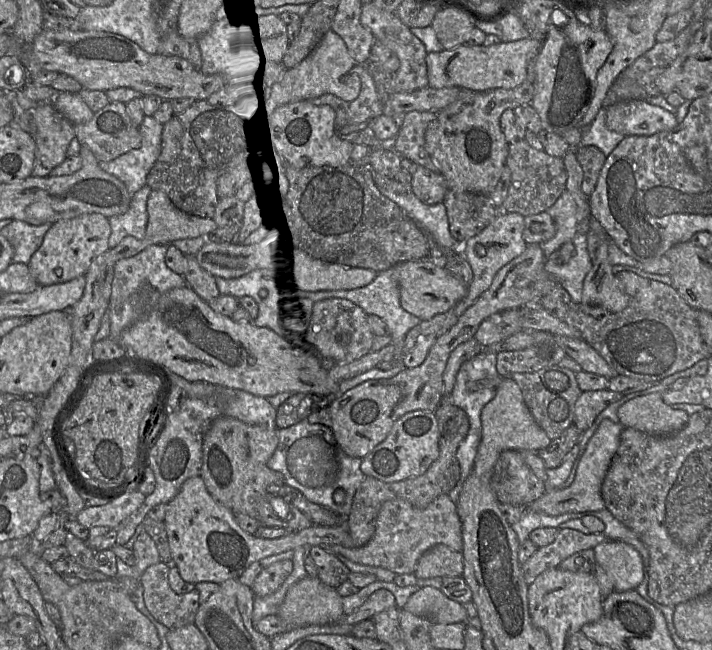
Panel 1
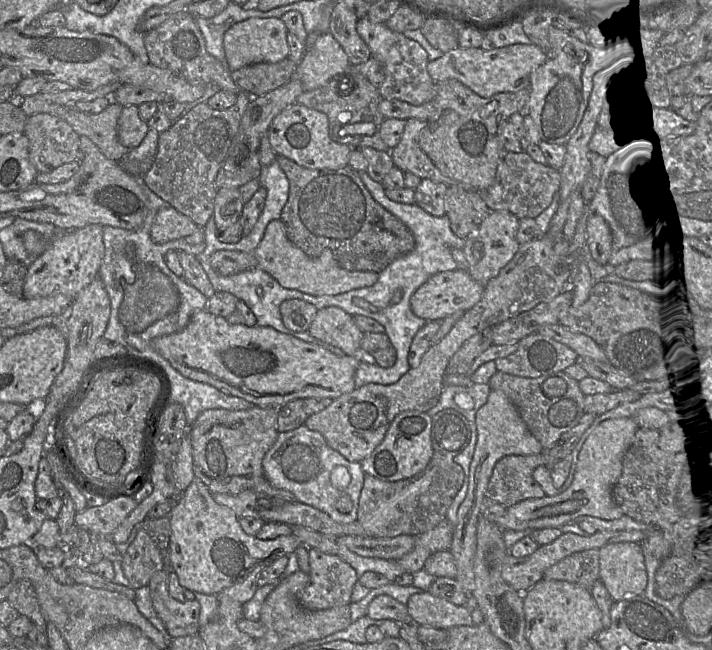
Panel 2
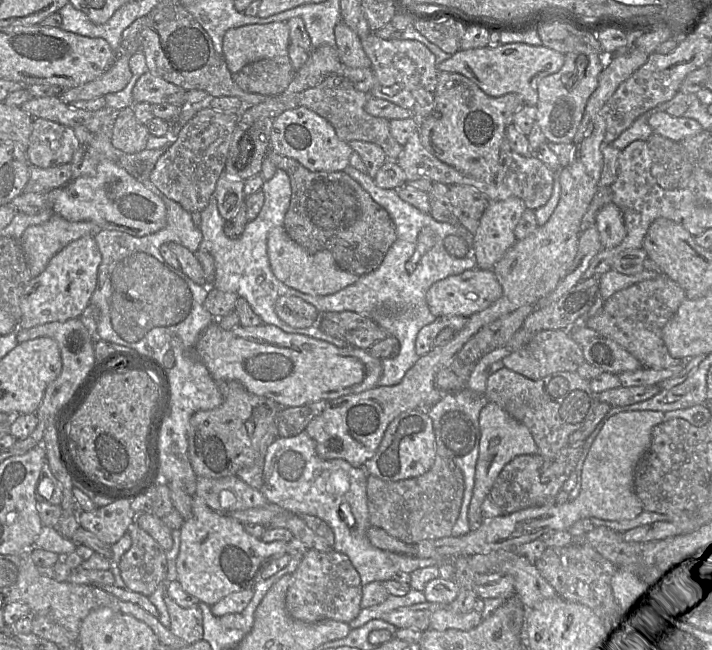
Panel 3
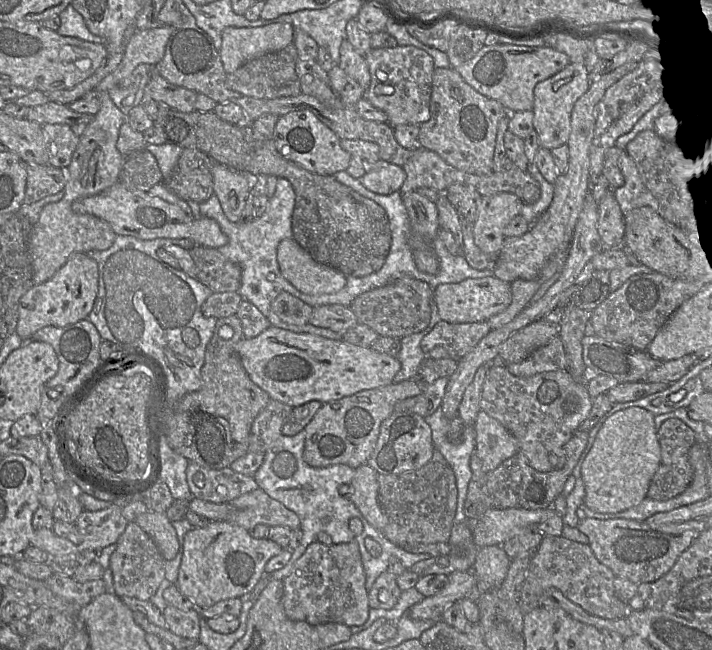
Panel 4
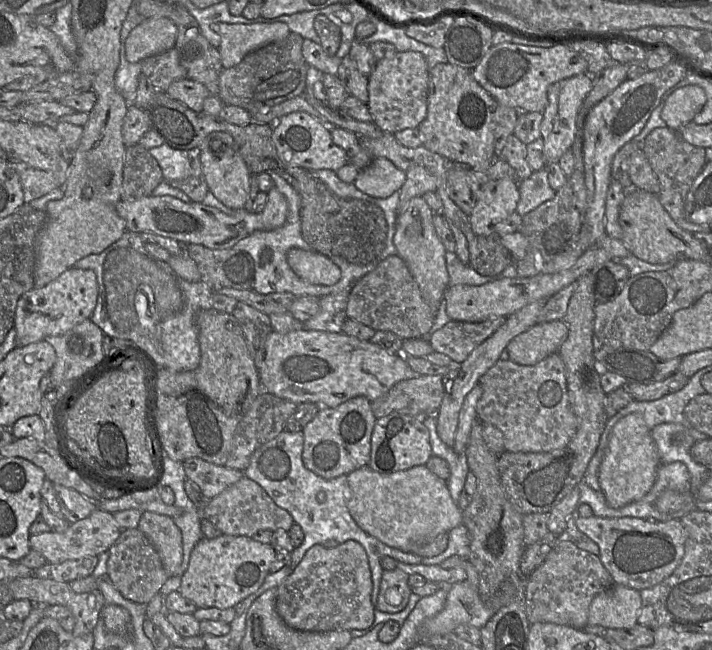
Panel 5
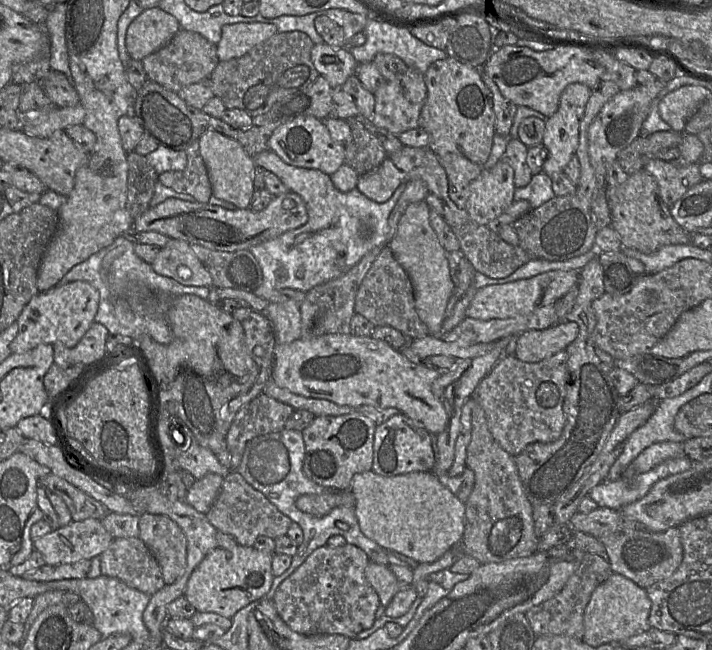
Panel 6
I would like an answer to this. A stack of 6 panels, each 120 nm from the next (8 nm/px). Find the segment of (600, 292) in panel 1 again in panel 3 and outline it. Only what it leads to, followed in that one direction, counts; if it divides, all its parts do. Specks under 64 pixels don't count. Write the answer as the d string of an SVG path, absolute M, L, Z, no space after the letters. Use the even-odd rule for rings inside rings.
M612 202L604 206L596 216L596 228L603 248L619 245L626 234L623 215L619 207Z

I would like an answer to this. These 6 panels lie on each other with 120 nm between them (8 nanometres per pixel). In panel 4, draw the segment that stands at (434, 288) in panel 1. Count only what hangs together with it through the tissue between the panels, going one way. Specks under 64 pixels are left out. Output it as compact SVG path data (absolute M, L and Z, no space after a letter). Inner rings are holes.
M495 276L468 278L458 283L440 284L434 289L433 301L441 320L450 323L473 323L488 321L492 316L506 310L512 301L511 283Z

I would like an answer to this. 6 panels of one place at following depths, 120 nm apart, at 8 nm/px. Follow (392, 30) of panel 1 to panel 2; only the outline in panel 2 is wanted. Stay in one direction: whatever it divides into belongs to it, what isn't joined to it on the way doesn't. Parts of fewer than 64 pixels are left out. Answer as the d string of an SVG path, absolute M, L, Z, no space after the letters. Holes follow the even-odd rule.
M367 16L357 22L357 32L370 49L371 57L383 67L385 79L378 87L383 100L397 99L420 106L434 99L436 84L427 71L428 54L416 41L390 30L385 23L373 23Z

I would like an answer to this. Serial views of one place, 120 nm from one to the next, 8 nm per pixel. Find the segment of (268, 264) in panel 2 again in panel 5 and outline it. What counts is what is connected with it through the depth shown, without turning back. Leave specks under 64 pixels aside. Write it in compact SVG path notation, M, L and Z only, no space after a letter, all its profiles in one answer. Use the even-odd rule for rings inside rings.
M291 248L286 258L293 272L311 284L331 286L341 279L341 269L318 252Z

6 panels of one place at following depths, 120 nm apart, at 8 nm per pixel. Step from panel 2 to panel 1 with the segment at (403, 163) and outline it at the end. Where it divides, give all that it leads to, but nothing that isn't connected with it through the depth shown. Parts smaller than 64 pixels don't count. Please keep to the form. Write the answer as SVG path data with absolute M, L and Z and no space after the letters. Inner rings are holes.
M412 111L401 118L399 133L392 141L393 150L405 161L440 172L425 147L425 132L437 117L436 112Z

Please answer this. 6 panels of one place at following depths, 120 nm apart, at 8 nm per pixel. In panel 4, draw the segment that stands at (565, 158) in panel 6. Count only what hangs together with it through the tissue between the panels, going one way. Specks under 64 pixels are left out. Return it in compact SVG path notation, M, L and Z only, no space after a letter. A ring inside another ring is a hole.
M571 62L554 76L534 88L533 125L540 147L552 150L567 144L571 133L571 114L576 101L590 87L590 71L581 63Z

